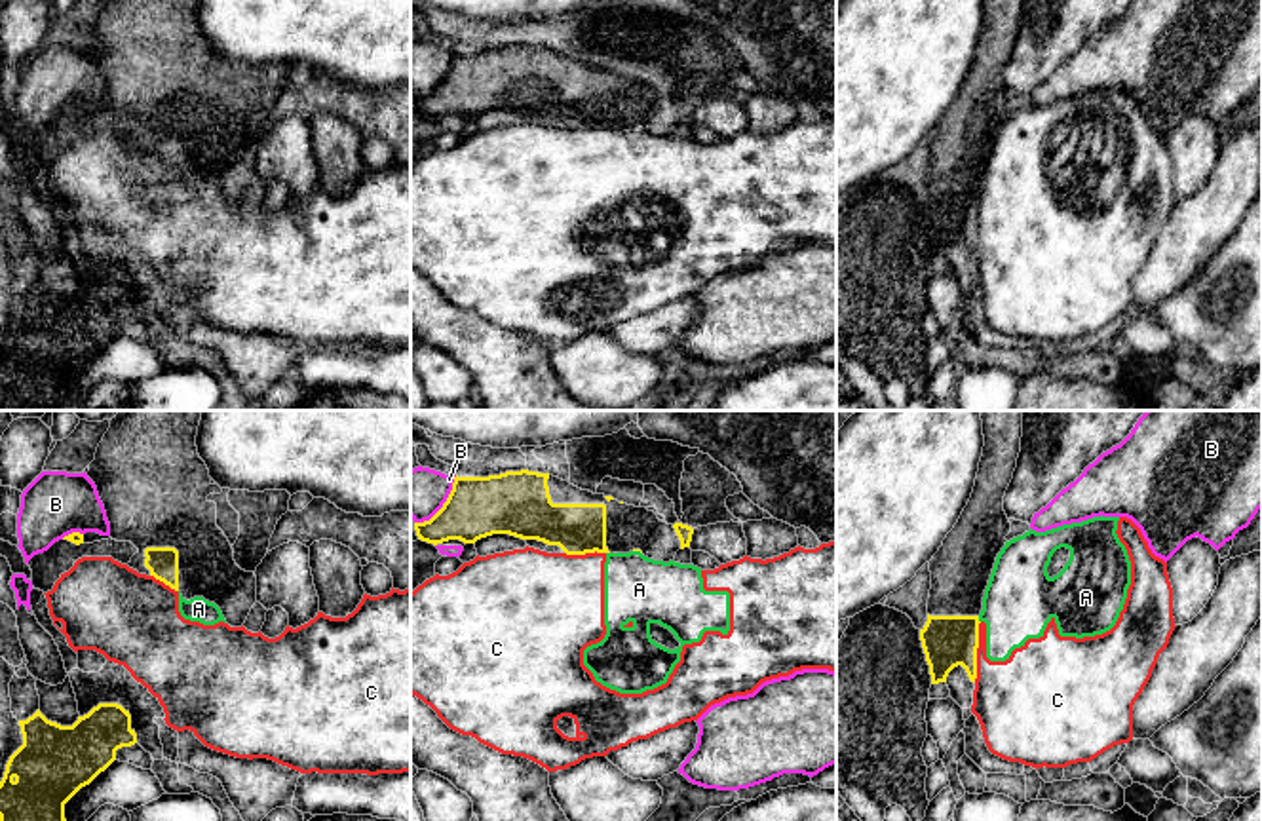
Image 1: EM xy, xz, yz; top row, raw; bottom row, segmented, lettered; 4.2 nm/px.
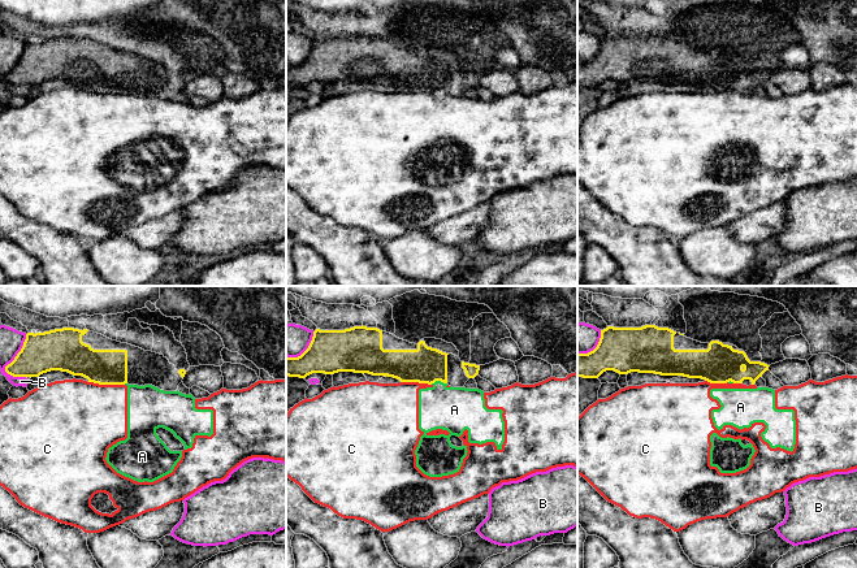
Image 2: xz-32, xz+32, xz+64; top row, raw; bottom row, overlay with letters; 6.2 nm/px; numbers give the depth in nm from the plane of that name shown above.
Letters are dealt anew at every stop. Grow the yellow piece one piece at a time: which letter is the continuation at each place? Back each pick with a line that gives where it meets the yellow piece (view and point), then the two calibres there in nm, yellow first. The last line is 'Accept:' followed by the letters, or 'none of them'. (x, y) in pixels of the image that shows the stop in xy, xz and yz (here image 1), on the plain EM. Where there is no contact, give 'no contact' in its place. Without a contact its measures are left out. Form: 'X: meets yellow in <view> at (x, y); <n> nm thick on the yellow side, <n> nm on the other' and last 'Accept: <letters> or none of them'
Accept: none of them

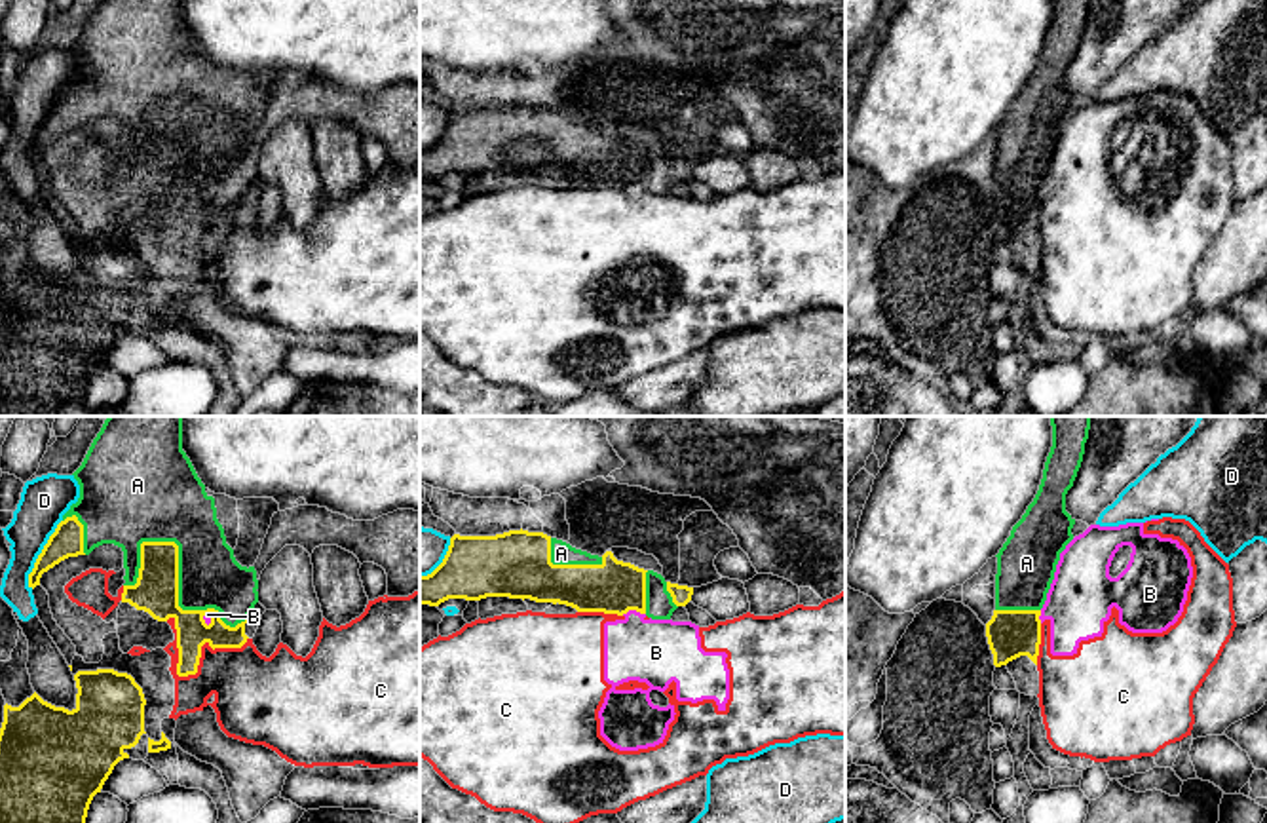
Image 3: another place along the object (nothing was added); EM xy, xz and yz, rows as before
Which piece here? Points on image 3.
A: meets yellow in xy at (177, 166); 190 nm thick on the yellow side, 260 nm on the other
Accept: A

